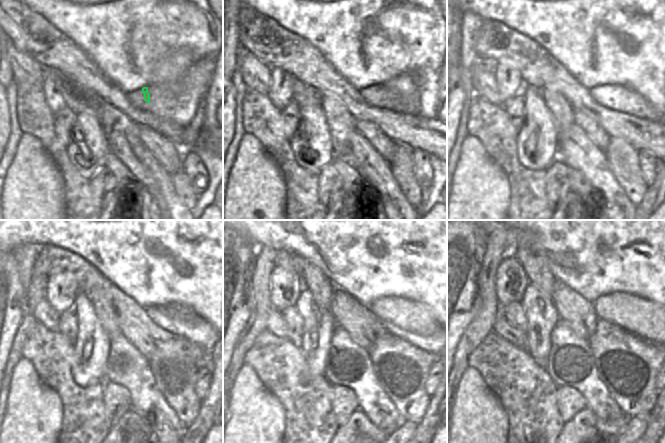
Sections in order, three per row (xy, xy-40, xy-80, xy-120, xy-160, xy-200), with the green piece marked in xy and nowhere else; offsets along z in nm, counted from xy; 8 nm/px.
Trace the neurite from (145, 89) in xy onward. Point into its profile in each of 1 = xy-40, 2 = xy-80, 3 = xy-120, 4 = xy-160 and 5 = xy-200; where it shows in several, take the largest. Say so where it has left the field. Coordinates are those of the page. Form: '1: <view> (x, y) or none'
1: xy-40 (381, 96)
2: xy-80 (623, 99)
3: xy-120 (180, 320)
4: xy-160 (414, 322)
5: xy-200 (648, 320)

